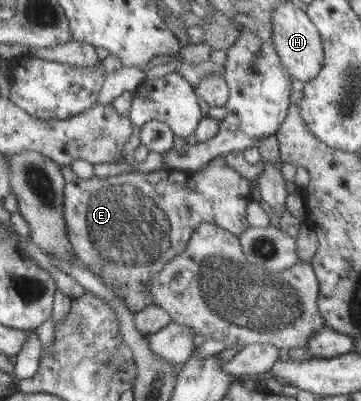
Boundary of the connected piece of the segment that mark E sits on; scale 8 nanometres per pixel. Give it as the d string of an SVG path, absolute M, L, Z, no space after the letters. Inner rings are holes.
M216 156L196 171L171 171L166 168L147 173L122 172L103 178L93 176L89 180L77 178L69 165L61 167L64 178L62 211L70 246L77 258L95 276L99 276L105 286L123 293L122 300L129 311L137 312L151 305L151 299L144 292L148 280L166 262L185 250L198 224L211 223L237 237L248 228L246 206L252 200L248 180L227 166L223 157Z

